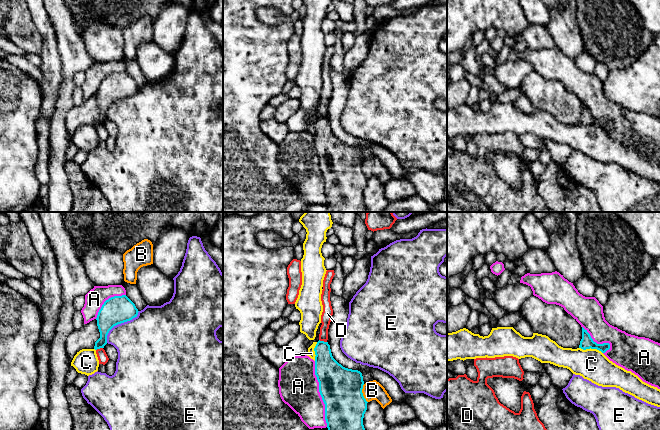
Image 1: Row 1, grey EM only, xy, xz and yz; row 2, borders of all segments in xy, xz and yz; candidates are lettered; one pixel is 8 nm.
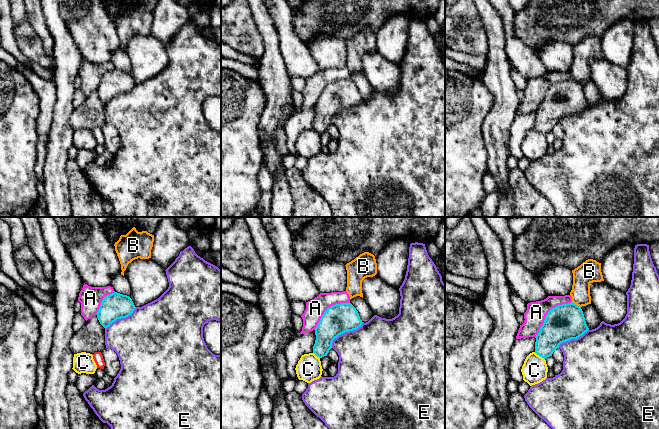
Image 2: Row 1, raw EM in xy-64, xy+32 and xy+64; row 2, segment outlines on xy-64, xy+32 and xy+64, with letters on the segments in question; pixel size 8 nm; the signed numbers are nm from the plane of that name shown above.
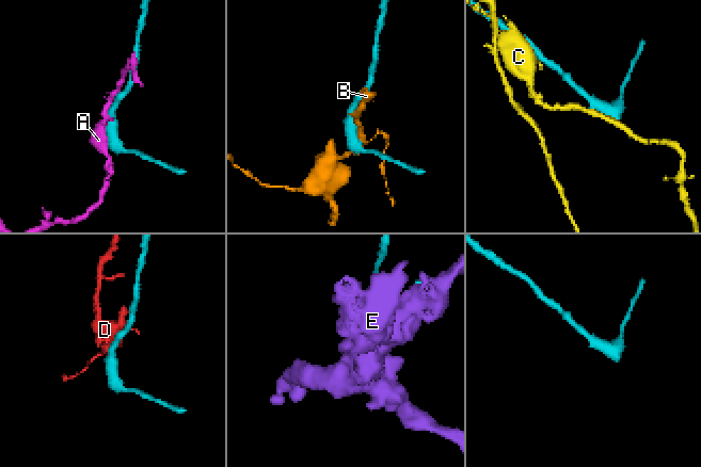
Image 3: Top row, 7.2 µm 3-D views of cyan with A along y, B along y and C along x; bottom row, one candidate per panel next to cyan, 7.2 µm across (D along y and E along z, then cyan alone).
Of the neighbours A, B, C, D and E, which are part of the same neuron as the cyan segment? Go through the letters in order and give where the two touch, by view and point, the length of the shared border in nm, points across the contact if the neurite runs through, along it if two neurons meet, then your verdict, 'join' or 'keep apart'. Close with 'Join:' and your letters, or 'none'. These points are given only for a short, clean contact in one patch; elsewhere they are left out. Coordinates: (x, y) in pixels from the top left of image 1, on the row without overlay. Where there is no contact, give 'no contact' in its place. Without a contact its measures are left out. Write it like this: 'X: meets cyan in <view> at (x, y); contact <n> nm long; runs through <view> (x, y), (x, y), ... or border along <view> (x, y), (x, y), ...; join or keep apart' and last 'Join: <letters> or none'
A: meets cyan in xz at (320, 170); contact 550 nm long; keep apart
B: meets cyan in xz at (362, 169); contact 160 nm long; keep apart
C: meets cyan in yz at (591, 124); contact 200 nm long; keep apart
D: meets cyan in xz at (323, 117); contact 70 nm long; border along xz (319, 115), (326, 118); keep apart
E: meets cyan in xy at (119, 99); contact 380 nm long; keep apart
Join: none

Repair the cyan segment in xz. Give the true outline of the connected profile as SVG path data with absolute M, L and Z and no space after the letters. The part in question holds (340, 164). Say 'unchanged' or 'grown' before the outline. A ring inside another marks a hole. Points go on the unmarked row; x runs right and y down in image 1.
unchanged; M318 117L315 124L315 151L319 158L319 168L325 180L325 196L329 212L368 212L363 194L367 177L363 172L362 149L343 143L332 132L328 118Z

